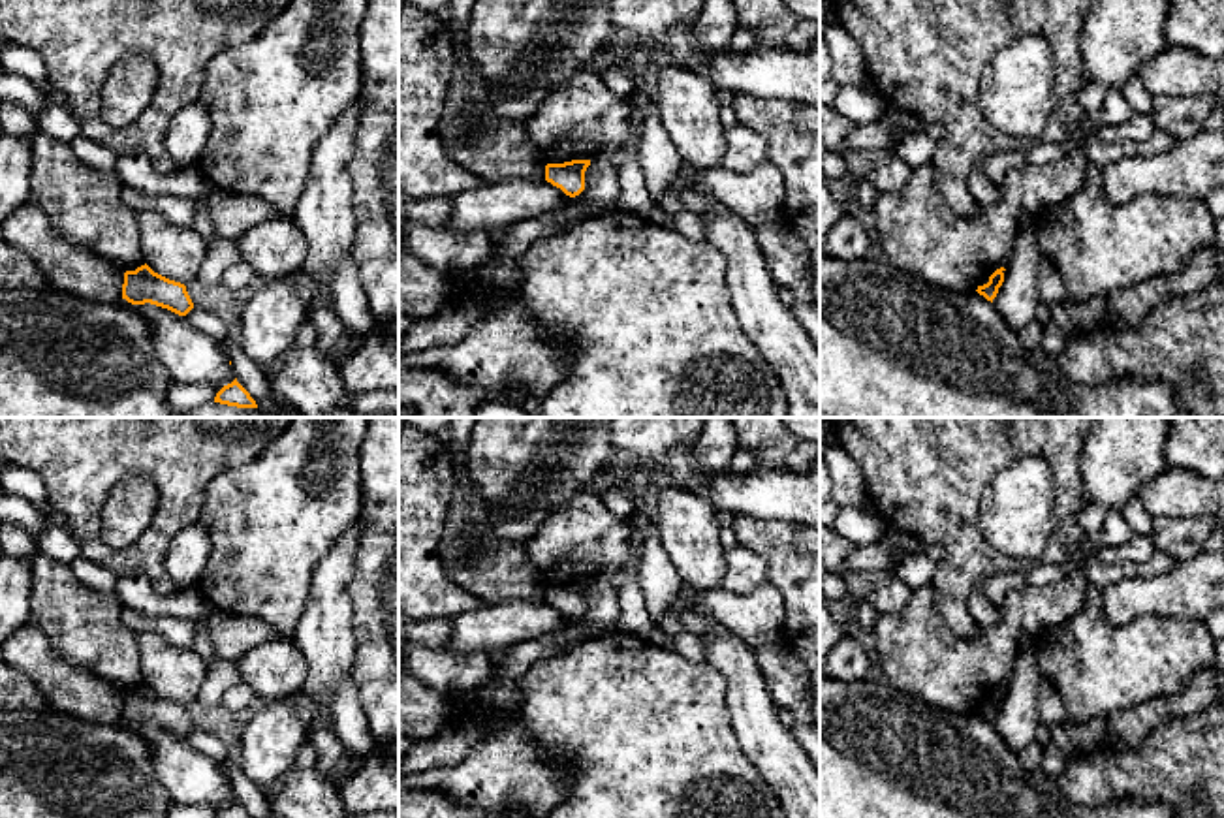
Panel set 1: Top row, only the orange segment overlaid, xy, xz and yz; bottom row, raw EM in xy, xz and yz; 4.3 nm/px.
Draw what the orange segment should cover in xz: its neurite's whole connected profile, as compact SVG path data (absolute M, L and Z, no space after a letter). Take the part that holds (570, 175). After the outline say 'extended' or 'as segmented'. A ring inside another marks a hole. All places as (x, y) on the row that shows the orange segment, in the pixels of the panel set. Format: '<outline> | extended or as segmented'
M590 160L547 164L545 181L560 188L566 196L575 197L585 190L585 171L588 165Z | as segmented

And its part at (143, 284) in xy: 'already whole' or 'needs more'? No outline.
already whole

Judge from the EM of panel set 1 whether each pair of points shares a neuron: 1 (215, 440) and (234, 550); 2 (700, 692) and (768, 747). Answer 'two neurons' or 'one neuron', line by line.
1: two neurons
2: two neurons

